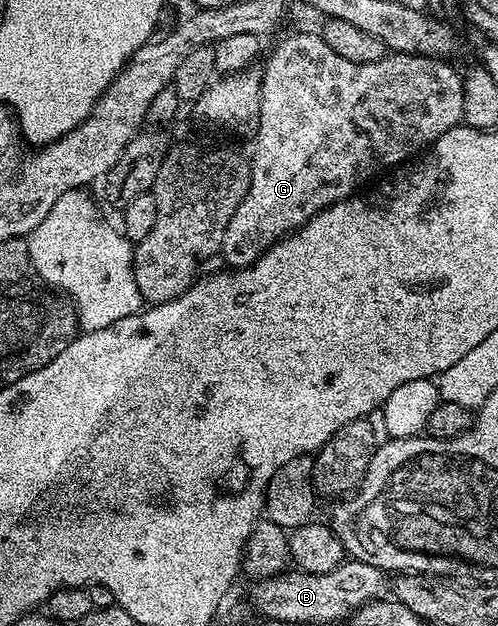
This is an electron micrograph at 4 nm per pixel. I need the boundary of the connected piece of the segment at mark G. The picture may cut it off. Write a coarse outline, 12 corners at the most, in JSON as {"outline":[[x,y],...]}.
{"outline":[[298,32],[260,72],[221,259],[275,242],[463,123],[462,72]]}

